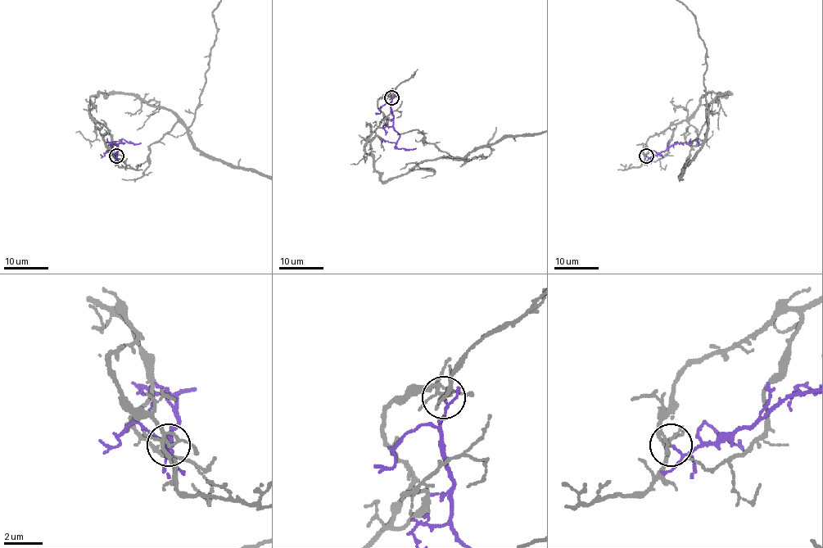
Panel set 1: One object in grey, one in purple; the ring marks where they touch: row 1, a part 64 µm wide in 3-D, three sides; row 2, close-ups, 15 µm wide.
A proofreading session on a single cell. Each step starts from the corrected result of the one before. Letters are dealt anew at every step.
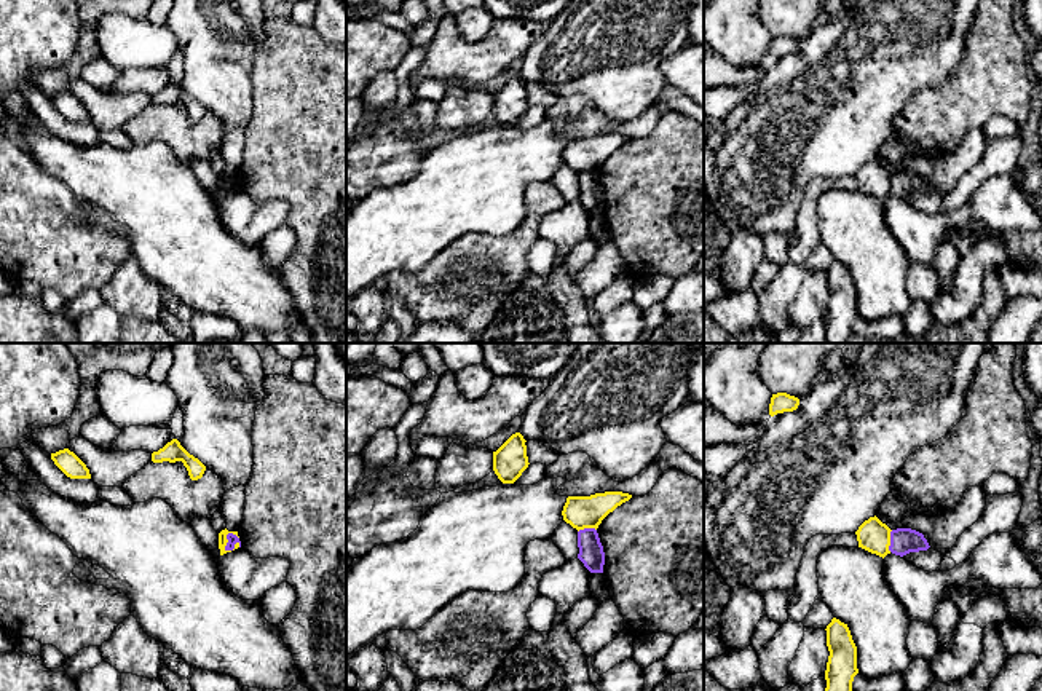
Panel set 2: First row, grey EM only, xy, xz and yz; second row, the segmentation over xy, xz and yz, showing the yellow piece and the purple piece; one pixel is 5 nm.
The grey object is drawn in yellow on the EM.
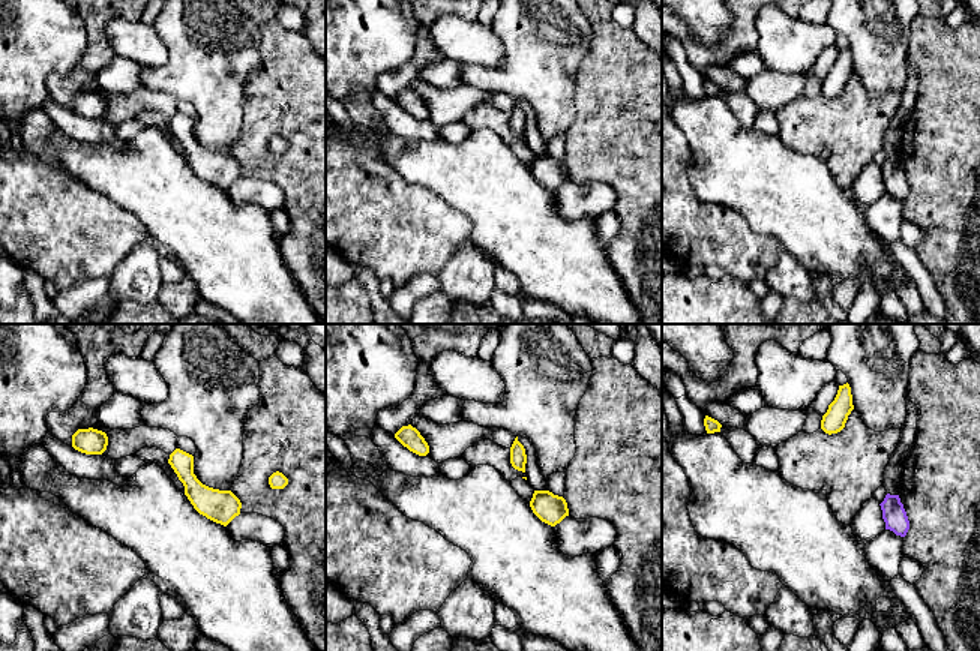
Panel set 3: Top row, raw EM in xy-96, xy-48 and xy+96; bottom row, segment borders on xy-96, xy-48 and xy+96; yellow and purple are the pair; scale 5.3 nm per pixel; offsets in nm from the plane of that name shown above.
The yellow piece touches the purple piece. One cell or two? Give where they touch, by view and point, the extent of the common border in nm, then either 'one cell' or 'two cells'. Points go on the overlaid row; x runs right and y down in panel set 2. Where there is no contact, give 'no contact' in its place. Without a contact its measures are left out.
contact xy (227, 541); length 110 nm; two cells

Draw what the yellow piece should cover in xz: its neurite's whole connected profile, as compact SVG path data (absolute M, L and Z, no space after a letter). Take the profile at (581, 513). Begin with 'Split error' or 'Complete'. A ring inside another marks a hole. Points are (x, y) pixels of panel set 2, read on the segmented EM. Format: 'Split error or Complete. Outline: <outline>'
Complete. Outline: M605 492L590 496L568 496L562 515L573 528L598 528L602 520L618 506L629 501L632 495L622 492Z

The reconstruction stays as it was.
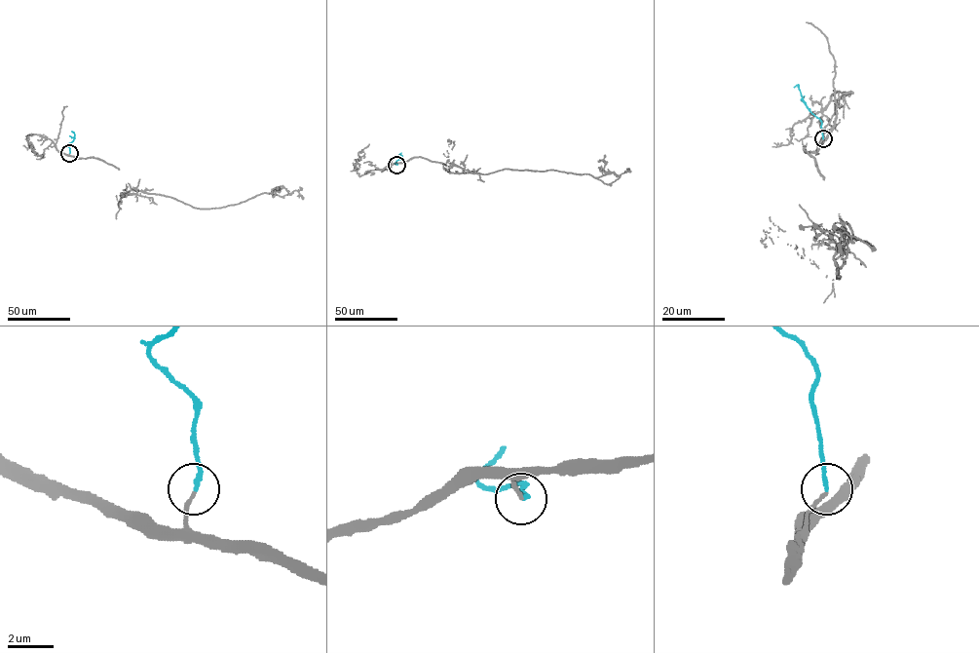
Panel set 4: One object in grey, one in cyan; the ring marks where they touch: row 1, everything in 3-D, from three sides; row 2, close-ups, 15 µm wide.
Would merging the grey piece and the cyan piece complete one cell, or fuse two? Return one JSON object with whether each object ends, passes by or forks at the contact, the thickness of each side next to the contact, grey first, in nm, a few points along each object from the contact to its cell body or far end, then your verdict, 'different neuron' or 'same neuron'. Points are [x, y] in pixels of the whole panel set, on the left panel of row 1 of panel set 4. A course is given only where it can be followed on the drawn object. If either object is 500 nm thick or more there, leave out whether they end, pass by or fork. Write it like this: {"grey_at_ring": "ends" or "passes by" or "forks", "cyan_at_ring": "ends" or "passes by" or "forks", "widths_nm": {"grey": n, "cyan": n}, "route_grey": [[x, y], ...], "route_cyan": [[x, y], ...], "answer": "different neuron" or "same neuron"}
{"grey_at_ring": "ends", "cyan_at_ring": "ends", "widths_nm": {"grey": 150, "cyan": 170}, "route_grey": [[69, 153], [111, 164], [132, 189], [198, 208], [239, 204], [264, 193], [282, 196], [296, 190], [303, 199]], "route_cyan": [[69, 153], [67, 145], [74, 138], [74, 132]], "answer": "same neuron"}

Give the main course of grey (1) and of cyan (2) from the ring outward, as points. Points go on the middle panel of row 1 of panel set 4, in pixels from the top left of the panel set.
1: (396, 165), (422, 157), (460, 172), (552, 170), (589, 174), (610, 184), (630, 172)
2: (396, 165), (395, 163), (401, 152)

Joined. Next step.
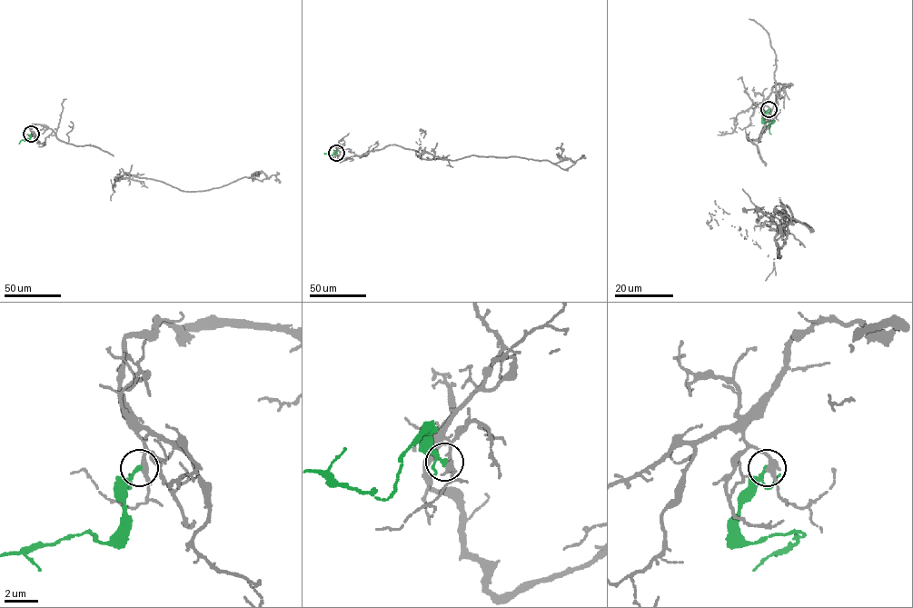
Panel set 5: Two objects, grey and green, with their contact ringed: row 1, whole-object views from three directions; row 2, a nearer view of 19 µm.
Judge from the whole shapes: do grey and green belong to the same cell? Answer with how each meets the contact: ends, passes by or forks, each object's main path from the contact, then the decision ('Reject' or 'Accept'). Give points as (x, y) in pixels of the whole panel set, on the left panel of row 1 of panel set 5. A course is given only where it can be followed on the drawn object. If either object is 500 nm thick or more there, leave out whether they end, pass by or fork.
At the ring grey passes by. At the ring green passes by. Course of grey: (31, 134), (42, 124), (112, 154), (125, 174), (184, 191), (244, 177), (280, 183). Course of green: (31, 134), (30, 138), (18, 144). Reject

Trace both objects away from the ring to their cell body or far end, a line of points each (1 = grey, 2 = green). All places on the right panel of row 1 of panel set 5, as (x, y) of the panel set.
1: (769, 109), (791, 84), (748, 138), (785, 212), (778, 256), (789, 221), (810, 228), (784, 214), (782, 235)
2: (769, 109), (763, 121), (774, 121), (770, 124), (770, 134)

